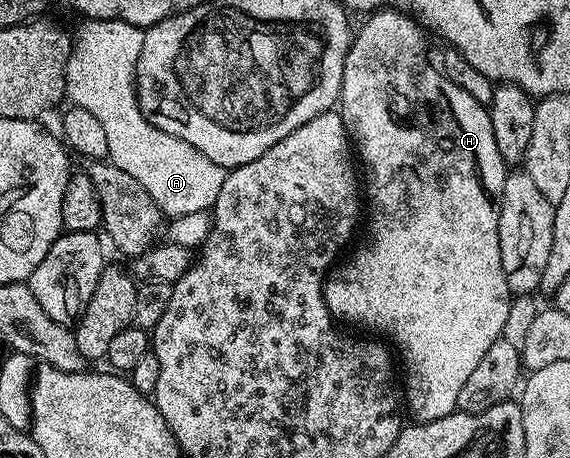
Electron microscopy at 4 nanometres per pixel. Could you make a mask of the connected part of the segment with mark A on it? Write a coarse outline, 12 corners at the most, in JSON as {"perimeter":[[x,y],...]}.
{"perimeter":[[84,18],[65,95],[164,216],[211,211],[228,168],[139,112],[144,28]]}

